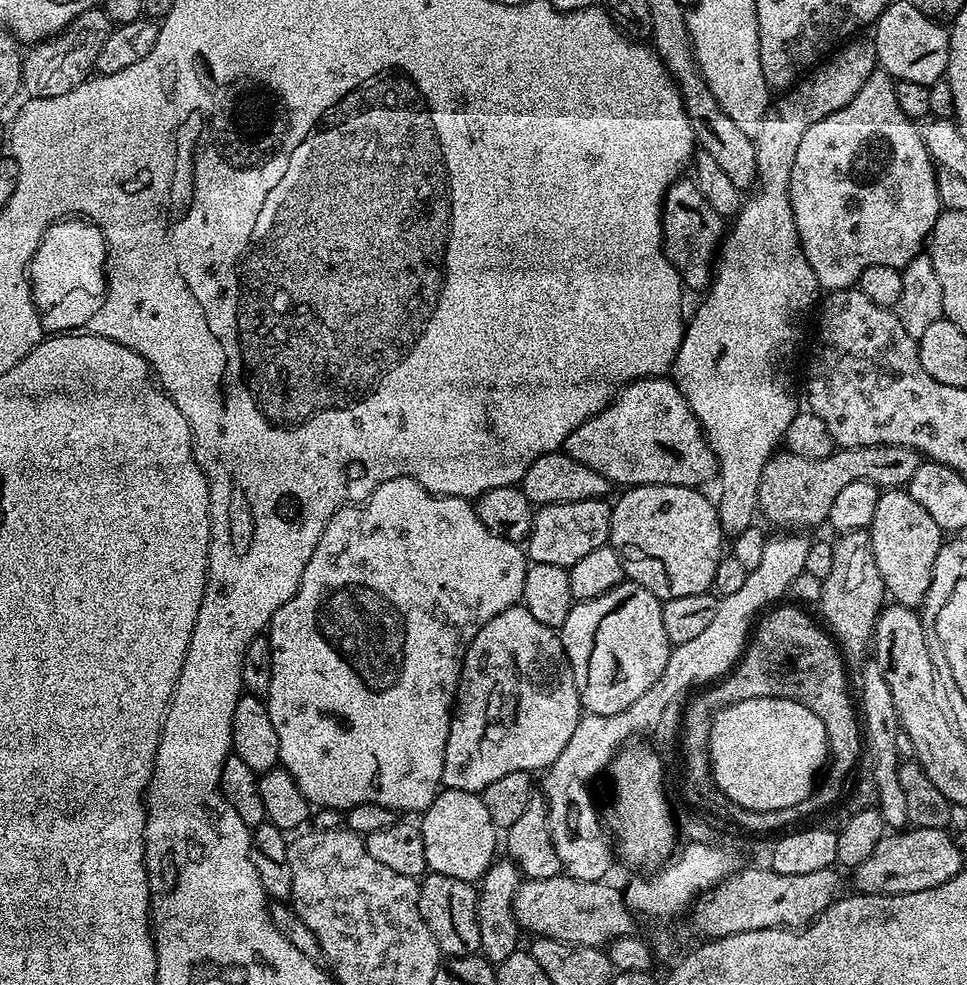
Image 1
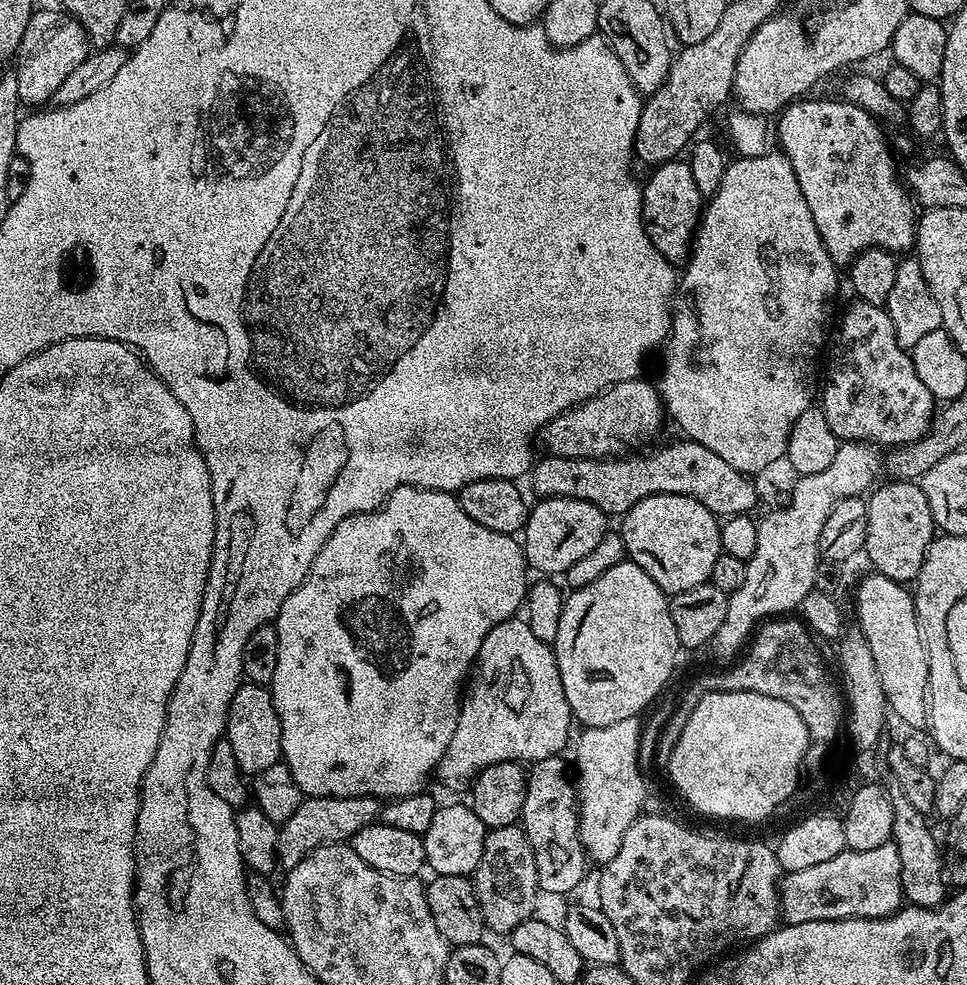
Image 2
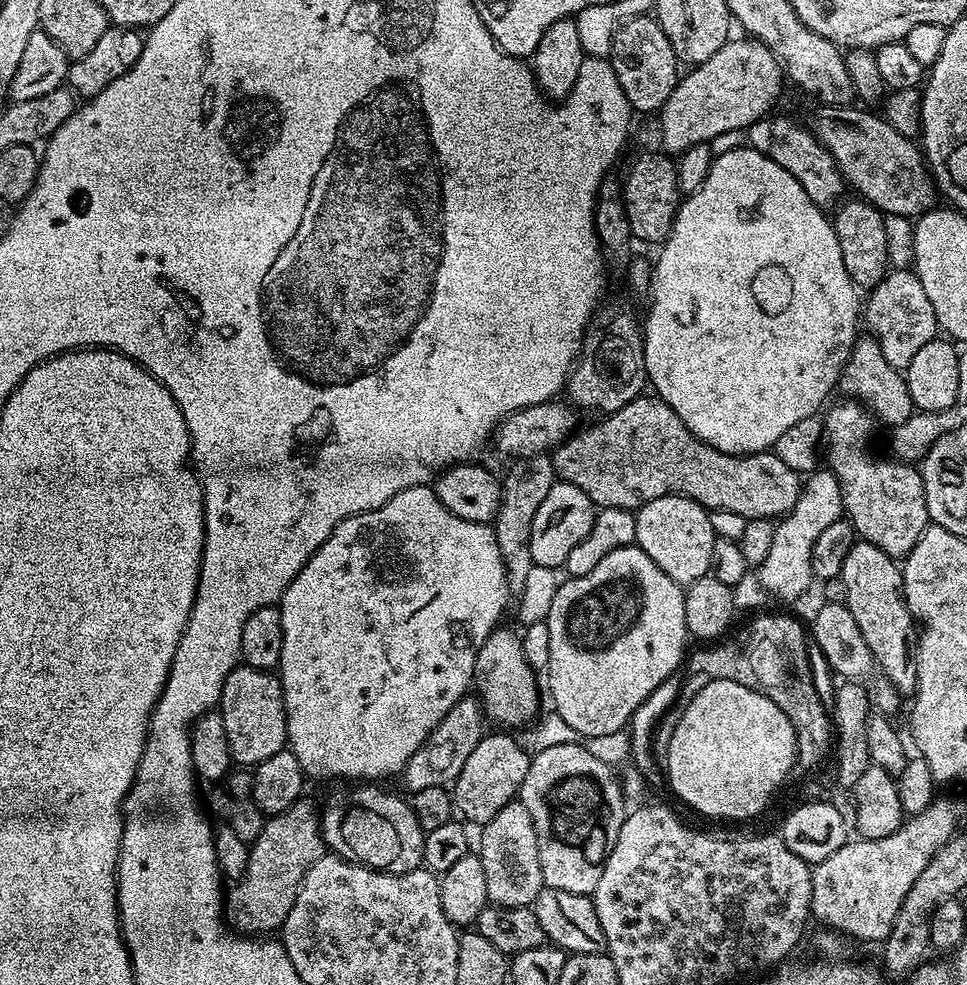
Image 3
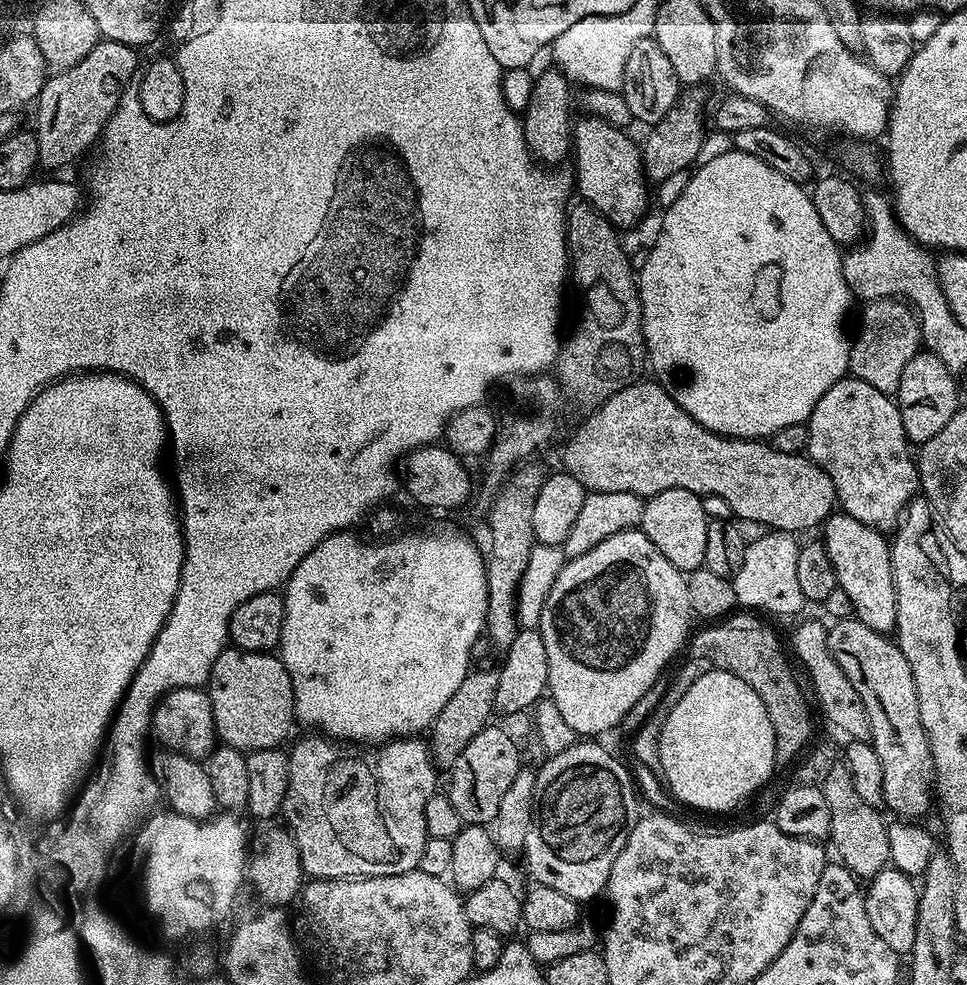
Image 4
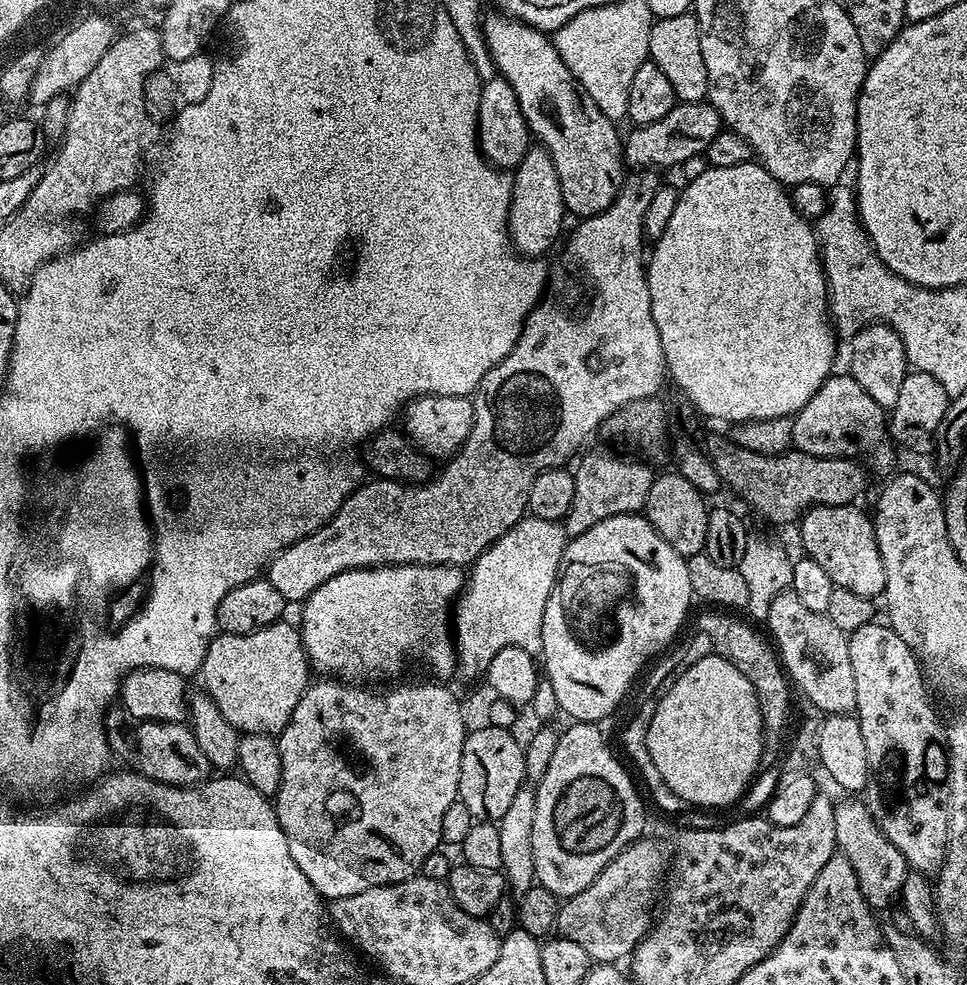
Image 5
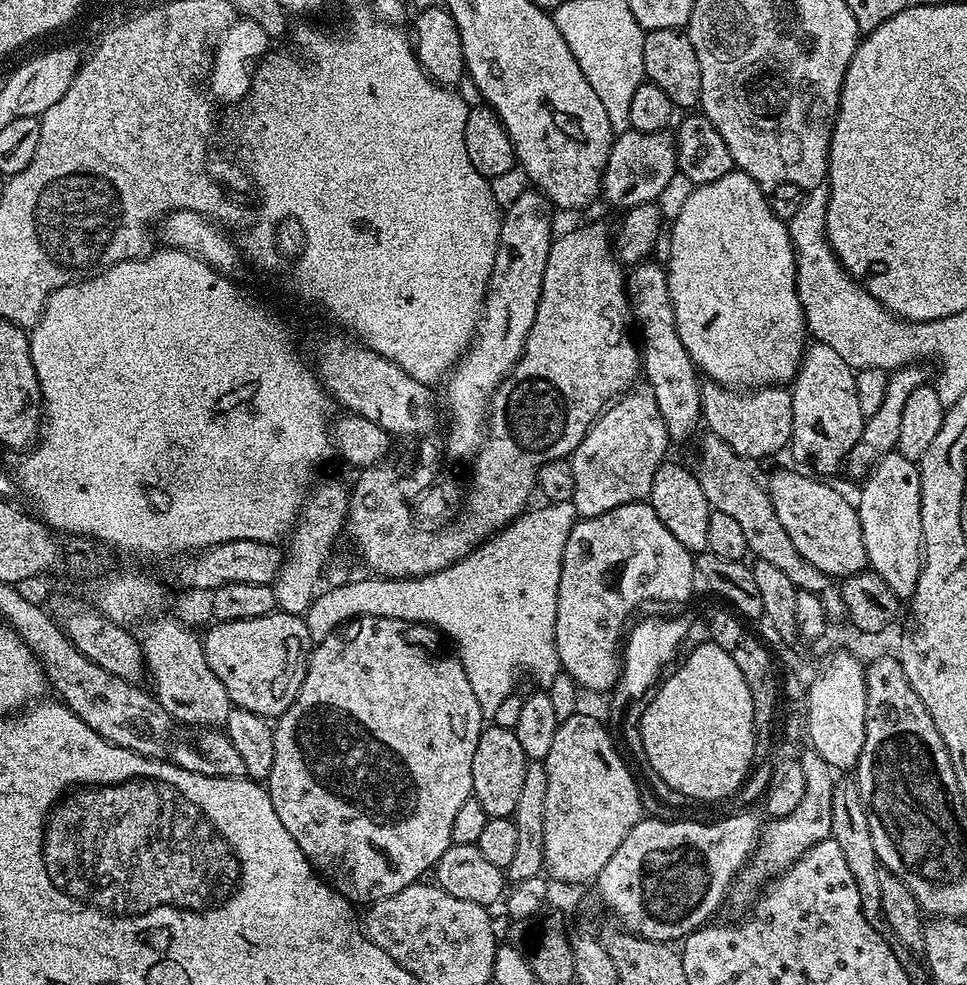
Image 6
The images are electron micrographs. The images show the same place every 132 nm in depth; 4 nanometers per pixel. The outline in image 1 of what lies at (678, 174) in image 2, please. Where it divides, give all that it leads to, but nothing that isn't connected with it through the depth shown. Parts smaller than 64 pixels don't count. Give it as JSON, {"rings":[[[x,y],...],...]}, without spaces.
{"rings":[[[681,178],[675,180],[664,195],[660,221],[664,235],[664,257],[680,273],[685,289],[692,291],[693,288],[697,294],[703,293],[714,275],[714,261],[726,235],[725,217],[710,210],[710,205],[706,203],[706,198],[702,198],[702,190],[698,190],[695,179]]]}

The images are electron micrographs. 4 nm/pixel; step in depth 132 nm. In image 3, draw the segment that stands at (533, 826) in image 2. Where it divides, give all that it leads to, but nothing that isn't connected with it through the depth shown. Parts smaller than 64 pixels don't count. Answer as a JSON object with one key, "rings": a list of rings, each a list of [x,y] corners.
{"rings":[[[580,742],[550,746],[531,757],[530,770],[526,770],[518,800],[529,810],[534,822],[545,885],[570,894],[591,896],[598,886],[598,878],[602,878],[606,858],[610,850],[614,850],[614,842],[618,842],[618,830],[622,830],[626,815],[621,777],[606,762],[590,754]]]}

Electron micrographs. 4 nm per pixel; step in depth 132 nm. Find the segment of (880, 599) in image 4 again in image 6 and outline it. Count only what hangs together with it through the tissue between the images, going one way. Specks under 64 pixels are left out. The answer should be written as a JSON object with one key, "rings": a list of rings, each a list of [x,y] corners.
{"rings":[[[784,468],[766,480],[768,496],[778,514],[778,522],[782,522],[786,534],[790,534],[790,542],[794,542],[798,554],[802,554],[810,566],[818,566],[818,570],[827,576],[843,578],[865,571],[868,568],[868,555],[862,542],[857,505],[853,501],[851,504],[838,489],[815,480],[812,474],[800,472]]]}

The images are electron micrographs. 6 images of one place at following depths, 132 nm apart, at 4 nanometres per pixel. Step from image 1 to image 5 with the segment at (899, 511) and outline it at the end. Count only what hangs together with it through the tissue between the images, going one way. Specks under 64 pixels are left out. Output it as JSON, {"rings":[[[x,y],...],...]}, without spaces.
{"rings":[[[843,375],[829,376],[828,381],[814,394],[814,398],[810,398],[810,402],[806,402],[806,406],[802,406],[802,410],[792,417],[792,442],[795,451],[811,456],[868,456],[867,463],[870,468],[872,463],[873,473],[891,473],[896,456],[892,453],[893,445],[890,443],[890,424],[886,419],[886,409],[878,406],[878,402],[874,402],[874,398],[870,398],[870,394],[866,394],[866,390],[858,386],[853,376]]]}

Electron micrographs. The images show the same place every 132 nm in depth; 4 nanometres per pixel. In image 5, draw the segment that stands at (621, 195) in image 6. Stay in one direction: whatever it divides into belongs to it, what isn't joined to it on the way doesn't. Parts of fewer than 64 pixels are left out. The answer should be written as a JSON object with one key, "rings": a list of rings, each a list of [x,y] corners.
{"rings":[[[707,101],[698,103],[682,103],[678,102],[671,108],[670,113],[665,118],[657,120],[657,122],[635,125],[630,128],[630,132],[625,133],[622,142],[622,155],[625,163],[632,168],[641,168],[644,170],[665,170],[670,166],[674,168],[681,166],[688,158],[694,155],[703,155],[710,142],[722,130],[722,121],[718,110],[713,108]]]}

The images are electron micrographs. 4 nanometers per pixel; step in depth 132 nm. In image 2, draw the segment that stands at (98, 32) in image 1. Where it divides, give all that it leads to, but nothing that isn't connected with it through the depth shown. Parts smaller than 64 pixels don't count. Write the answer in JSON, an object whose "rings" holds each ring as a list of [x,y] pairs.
{"rings":[[[52,8],[33,11],[30,22],[26,22],[26,34],[22,34],[20,39],[20,51],[14,57],[14,71],[18,78],[18,94],[25,105],[47,105],[58,86],[62,86],[71,72],[82,66],[89,54],[86,30],[68,12],[57,11]]]}

